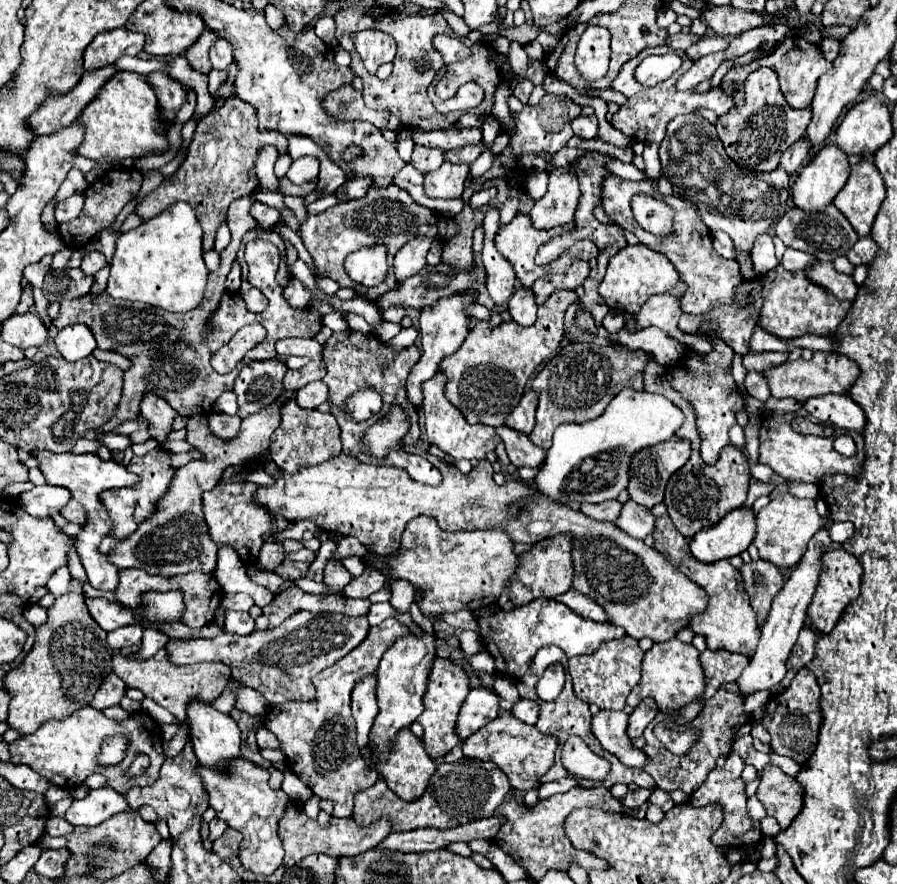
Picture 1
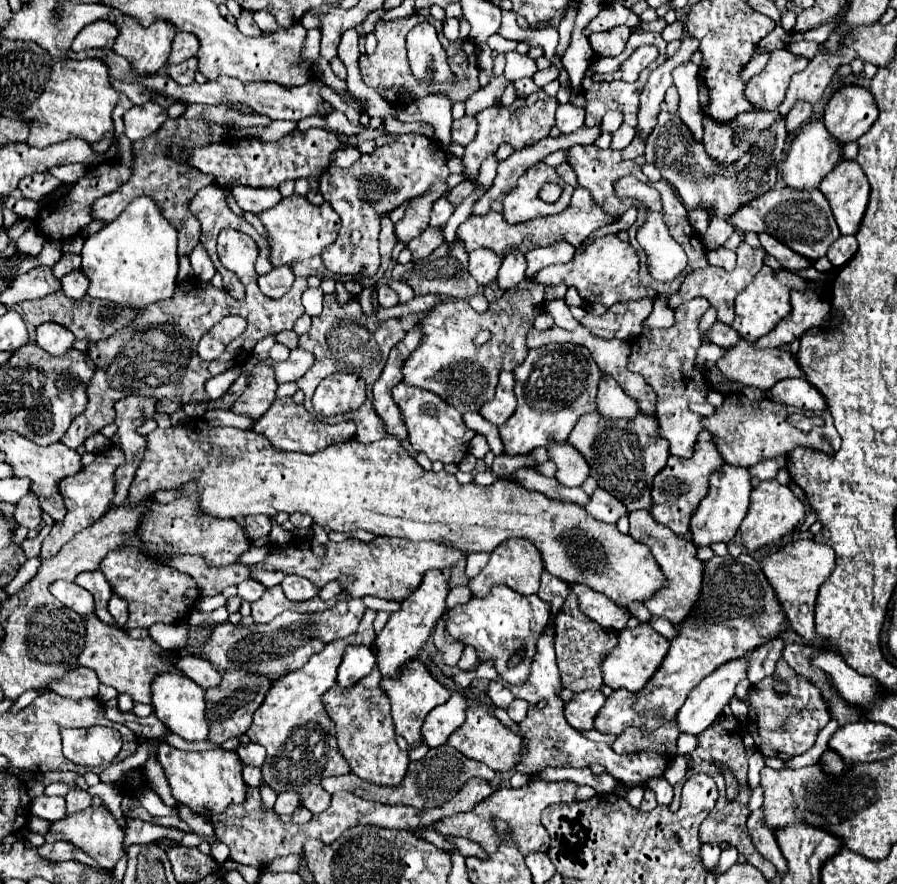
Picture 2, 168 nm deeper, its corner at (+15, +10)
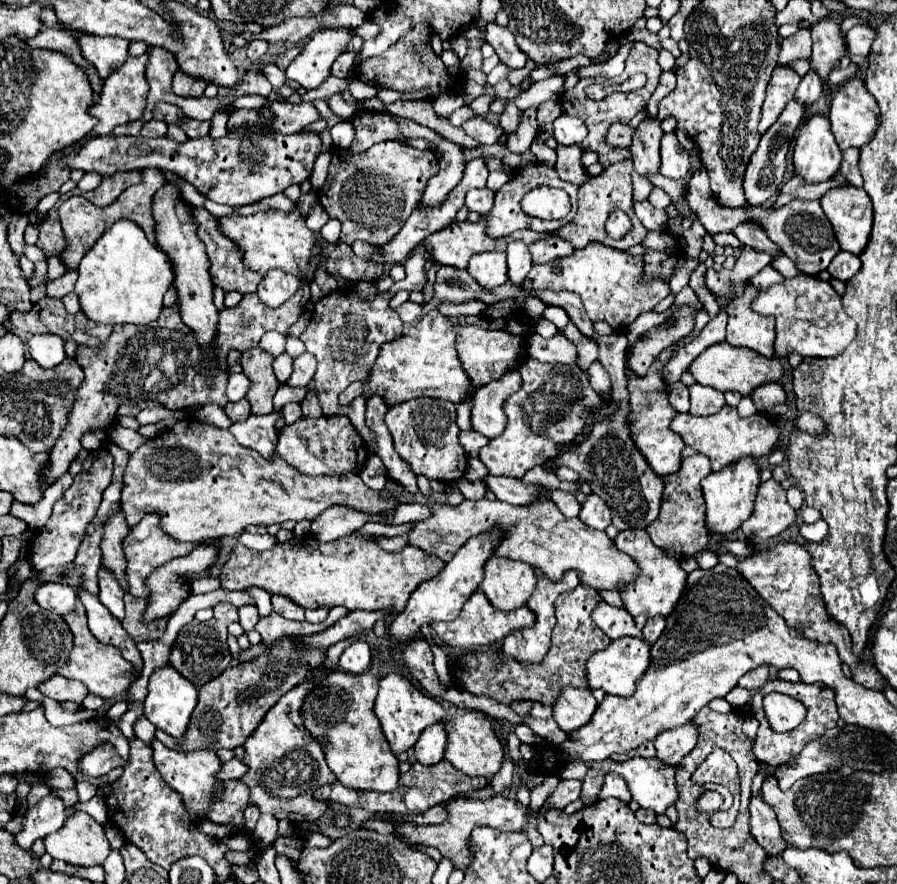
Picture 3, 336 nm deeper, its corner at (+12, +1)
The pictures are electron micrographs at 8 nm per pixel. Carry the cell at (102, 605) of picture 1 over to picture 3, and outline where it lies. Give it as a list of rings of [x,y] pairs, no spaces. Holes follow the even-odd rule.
[[[44,583],[44,585],[36,587],[34,601],[46,611],[66,615],[76,605],[76,587]]]

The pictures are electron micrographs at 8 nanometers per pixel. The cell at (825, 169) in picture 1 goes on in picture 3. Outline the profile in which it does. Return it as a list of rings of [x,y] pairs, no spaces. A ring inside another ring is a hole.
[[[818,111],[800,129],[794,143],[796,173],[808,183],[828,181],[840,167],[842,151],[830,131],[828,111]]]

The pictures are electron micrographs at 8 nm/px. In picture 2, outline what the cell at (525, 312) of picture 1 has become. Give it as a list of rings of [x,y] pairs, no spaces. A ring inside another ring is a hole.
[[[511,250],[501,264],[499,276],[497,276],[497,284],[503,292],[509,292],[513,288],[519,286],[519,282],[525,280],[525,256],[519,250]]]

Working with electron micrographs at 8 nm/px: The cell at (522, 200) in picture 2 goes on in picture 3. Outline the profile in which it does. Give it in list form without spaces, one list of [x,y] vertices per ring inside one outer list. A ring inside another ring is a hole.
[[[524,165],[524,167],[516,169],[514,175],[512,175],[512,179],[496,191],[494,207],[492,207],[492,209],[488,211],[488,215],[486,215],[486,221],[488,221],[488,225],[486,225],[486,235],[490,235],[490,237],[496,239],[496,237],[506,237],[506,235],[510,235],[510,233],[514,233],[514,231],[518,231],[518,229],[532,229],[532,231],[536,231],[536,233],[550,233],[550,231],[556,231],[556,229],[564,227],[564,223],[568,223],[568,221],[572,219],[572,215],[576,215],[576,205],[574,205],[574,203],[572,203],[572,211],[570,211],[564,219],[560,219],[560,221],[542,221],[542,219],[528,217],[526,213],[522,213],[522,211],[520,211],[520,199],[522,199],[528,191],[532,191],[534,187],[538,187],[538,185],[550,185],[550,187],[566,189],[566,191],[570,191],[570,197],[576,199],[576,189],[578,189],[578,187],[576,187],[576,185],[570,185],[570,183],[564,183],[562,179],[558,179],[558,175],[556,175],[554,169],[544,167],[544,165]]]

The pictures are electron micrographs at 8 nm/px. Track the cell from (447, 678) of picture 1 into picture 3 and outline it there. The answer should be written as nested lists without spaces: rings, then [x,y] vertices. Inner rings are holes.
[[[388,673],[380,679],[378,697],[374,703],[374,713],[380,719],[382,733],[384,733],[386,741],[390,745],[390,751],[394,755],[410,751],[426,727],[440,723],[442,717],[448,715],[448,711],[434,697],[418,691],[408,679],[404,679],[398,673]]]

